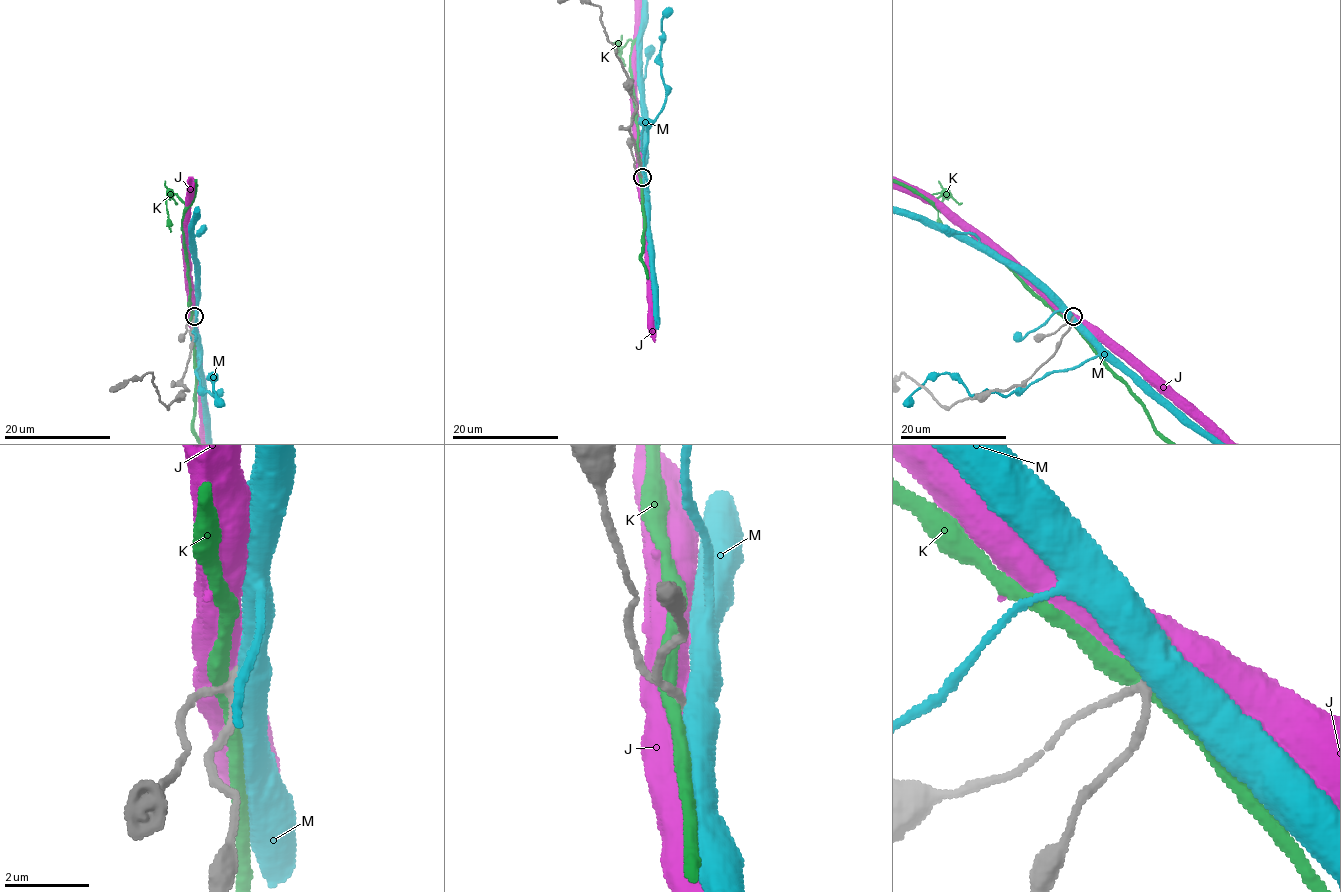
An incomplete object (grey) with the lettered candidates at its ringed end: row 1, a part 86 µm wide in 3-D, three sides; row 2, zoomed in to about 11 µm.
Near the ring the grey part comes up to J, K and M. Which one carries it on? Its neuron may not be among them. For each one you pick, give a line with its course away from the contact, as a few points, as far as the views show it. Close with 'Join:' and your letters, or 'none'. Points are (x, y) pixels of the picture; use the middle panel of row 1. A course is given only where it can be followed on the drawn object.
Join: none

